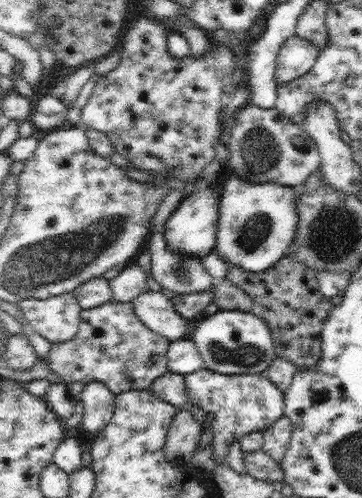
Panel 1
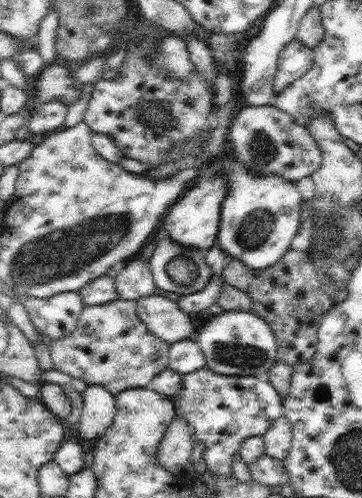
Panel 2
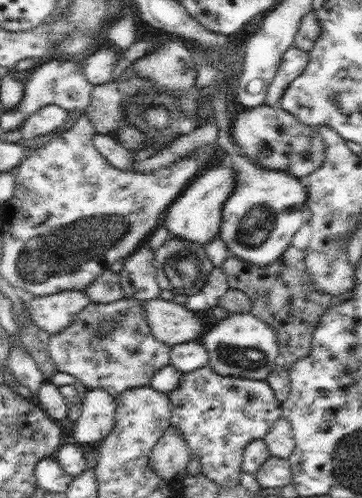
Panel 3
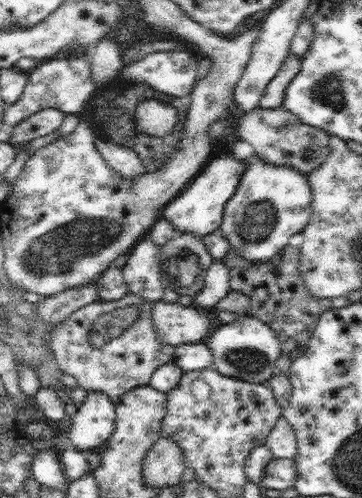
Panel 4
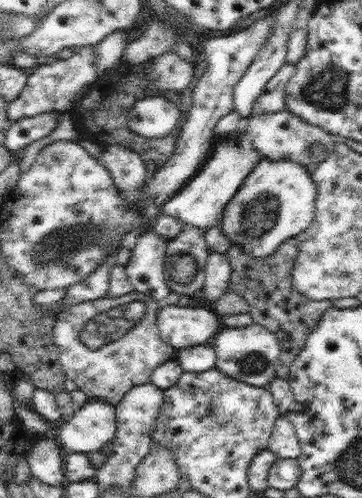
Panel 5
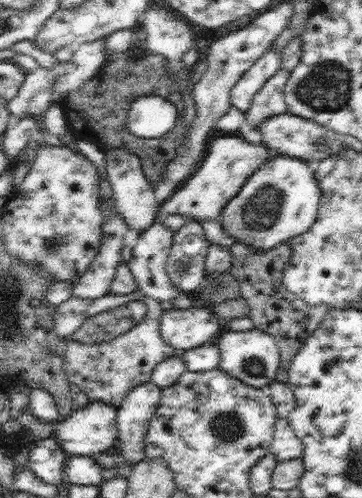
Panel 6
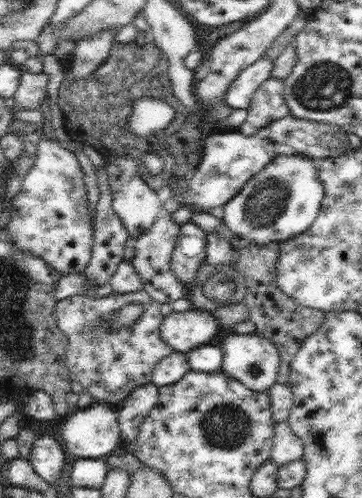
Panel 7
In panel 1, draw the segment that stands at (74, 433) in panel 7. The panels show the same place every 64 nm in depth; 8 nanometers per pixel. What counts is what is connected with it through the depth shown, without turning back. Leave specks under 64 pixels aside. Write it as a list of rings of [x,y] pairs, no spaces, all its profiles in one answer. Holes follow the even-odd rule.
[[[87,382],[79,394],[79,402],[83,402],[83,428],[91,434],[103,430],[115,410],[115,394],[103,382]]]

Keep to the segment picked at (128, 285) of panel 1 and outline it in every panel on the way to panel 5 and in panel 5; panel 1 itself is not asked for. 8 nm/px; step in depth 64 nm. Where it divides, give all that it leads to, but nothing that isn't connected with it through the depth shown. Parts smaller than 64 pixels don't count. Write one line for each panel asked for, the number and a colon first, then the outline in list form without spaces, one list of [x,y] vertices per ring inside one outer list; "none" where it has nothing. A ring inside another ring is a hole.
2: [[[133,256],[129,262],[119,266],[119,274],[113,278],[117,300],[139,300],[143,296],[153,296],[155,280],[149,270],[149,262],[141,256]]]
3: [[[143,244],[139,250],[135,250],[129,258],[125,258],[121,264],[123,268],[117,272],[119,274],[119,290],[121,298],[127,300],[155,300],[159,298],[159,286],[155,282],[155,270],[153,270],[153,260],[155,254],[153,250]]]
4: [[[143,236],[131,250],[123,272],[123,282],[127,284],[125,292],[137,296],[145,302],[157,302],[163,296],[163,282],[159,270],[159,246],[153,244],[149,236]]]
5: [[[155,232],[143,234],[137,238],[131,258],[125,266],[125,276],[133,286],[131,290],[155,302],[165,300],[171,292],[163,274],[165,246],[167,242],[163,242],[163,238],[159,238]]]

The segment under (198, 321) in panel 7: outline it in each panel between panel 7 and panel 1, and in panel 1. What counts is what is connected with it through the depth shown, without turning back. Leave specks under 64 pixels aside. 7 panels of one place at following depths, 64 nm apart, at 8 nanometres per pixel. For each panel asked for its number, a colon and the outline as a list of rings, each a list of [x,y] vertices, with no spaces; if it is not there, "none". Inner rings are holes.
1: [[[145,290],[137,298],[131,300],[135,316],[155,334],[165,336],[169,342],[181,340],[183,332],[187,330],[187,320],[183,320],[169,298],[165,298],[161,292],[149,292]]]
2: [[[153,294],[135,300],[135,312],[147,330],[167,344],[187,340],[195,332],[189,316],[179,310],[177,302],[171,302],[165,296]]]
3: [[[155,298],[143,302],[143,312],[151,334],[167,346],[193,342],[201,336],[201,322],[183,304]]]
4: [[[153,302],[151,306],[151,322],[159,342],[171,344],[173,348],[179,344],[201,344],[211,332],[211,318],[201,314],[197,308]]]
5: [[[161,306],[157,310],[157,330],[159,338],[165,344],[171,344],[175,350],[185,346],[209,344],[209,340],[219,332],[219,316],[203,306]]]
6: [[[193,308],[187,310],[163,310],[159,332],[165,344],[169,344],[173,350],[183,352],[189,348],[197,348],[209,342],[213,334],[221,332],[223,322],[219,316],[211,312],[211,308]]]

